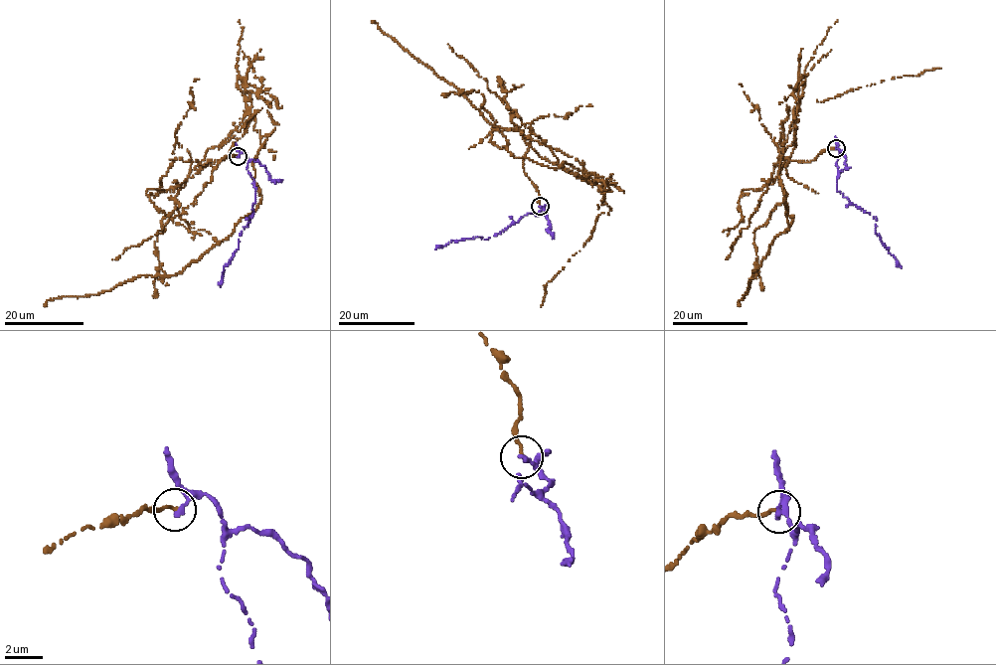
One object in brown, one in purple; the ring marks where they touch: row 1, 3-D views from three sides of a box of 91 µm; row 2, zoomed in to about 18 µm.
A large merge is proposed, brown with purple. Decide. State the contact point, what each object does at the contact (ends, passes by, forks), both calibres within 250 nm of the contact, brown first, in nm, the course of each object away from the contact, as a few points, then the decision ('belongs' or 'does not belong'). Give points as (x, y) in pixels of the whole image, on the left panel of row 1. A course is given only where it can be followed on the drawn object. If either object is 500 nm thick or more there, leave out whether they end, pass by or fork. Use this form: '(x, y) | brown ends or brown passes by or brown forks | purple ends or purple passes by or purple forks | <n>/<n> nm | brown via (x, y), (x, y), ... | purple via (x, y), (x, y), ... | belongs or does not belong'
(238, 156) | brown ends | purple ends | 170/280 nm | brown via (237, 155), (192, 169), (161, 221), (155, 277), (232, 234), (260, 201), (261, 145), (272, 160) | purple via (238, 155), (244, 152), (248, 157), (247, 168), (255, 195), (253, 212), (224, 267), (220, 286) | does not belong

